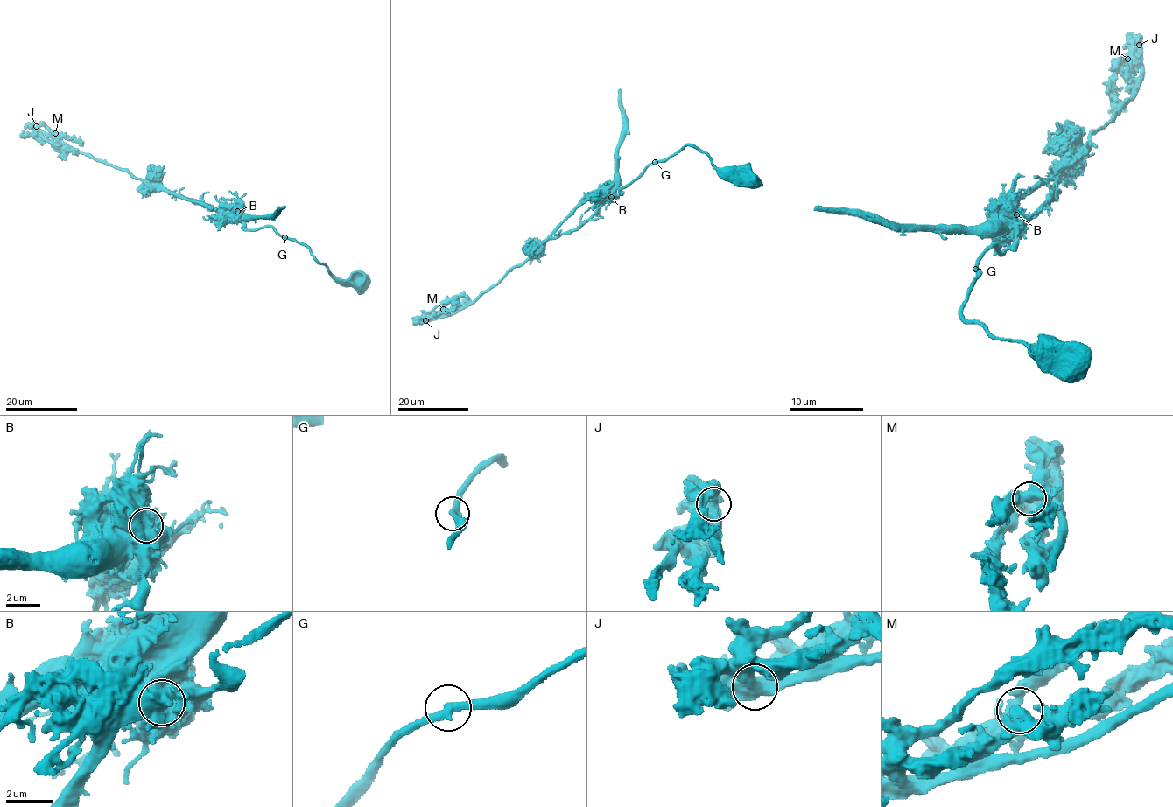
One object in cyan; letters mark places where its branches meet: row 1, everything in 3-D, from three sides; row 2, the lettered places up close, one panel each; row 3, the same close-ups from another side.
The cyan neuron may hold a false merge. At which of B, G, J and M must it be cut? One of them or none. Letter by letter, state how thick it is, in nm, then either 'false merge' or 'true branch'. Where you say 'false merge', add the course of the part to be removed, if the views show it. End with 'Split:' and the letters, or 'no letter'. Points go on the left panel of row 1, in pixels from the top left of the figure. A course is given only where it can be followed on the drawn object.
B: 850 nm | false merge | (237, 211), (213, 210), (172, 194), (158, 183), (158, 171), (149, 164)
G: 320 nm | true branch
J: 500 nm | true branch
M: 600 nm | true branch
Split: B

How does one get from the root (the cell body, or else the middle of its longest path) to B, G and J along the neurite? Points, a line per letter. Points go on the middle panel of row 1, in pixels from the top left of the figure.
B: (750, 180), (748, 183), (734, 167), (718, 168), (704, 152), (686, 145), (652, 162), (619, 194), (611, 197)
G: (750, 180), (748, 183), (734, 167), (718, 168), (710, 157), (689, 145), (656, 161)
J: (750, 180), (686, 145), (471, 303), (425, 320)

